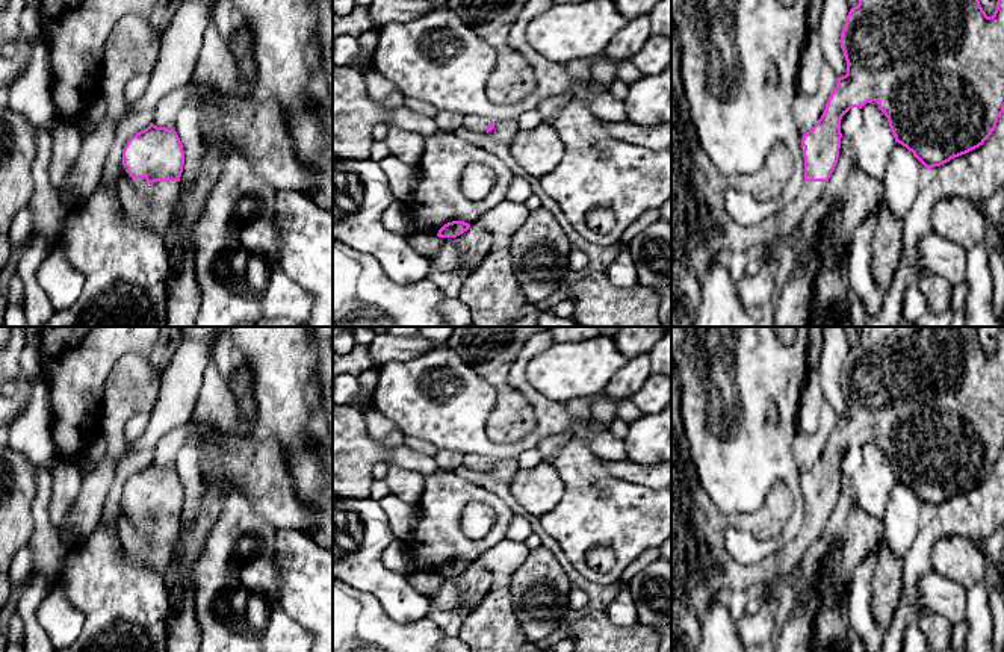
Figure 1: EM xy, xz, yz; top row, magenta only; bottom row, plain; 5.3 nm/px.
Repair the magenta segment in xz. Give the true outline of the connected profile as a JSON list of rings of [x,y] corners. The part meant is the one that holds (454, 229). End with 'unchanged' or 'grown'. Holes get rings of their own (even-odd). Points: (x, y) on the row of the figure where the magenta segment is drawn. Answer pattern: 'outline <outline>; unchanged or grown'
outline [[[452,221],[452,222],[448,222],[445,224],[437,236],[438,238],[457,238],[460,234],[463,234],[464,231],[467,231],[470,227],[470,224],[464,222],[464,221]]]; unchanged

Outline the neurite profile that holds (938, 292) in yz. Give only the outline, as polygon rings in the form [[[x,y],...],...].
[[[931,272],[918,275],[918,287],[927,300],[927,310],[944,313],[951,309],[951,284]]]

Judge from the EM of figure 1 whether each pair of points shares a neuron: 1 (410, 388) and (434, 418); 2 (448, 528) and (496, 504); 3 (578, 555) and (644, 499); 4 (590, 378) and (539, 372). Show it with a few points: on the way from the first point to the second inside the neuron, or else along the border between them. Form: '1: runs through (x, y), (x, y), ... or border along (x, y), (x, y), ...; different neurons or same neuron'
1: runs through (418, 395), (433, 410); same neuron
2: runs through (448, 513), (466, 495), (481, 495); same neuron
3: runs through (590, 537), (613, 515), (626, 515); same neuron
4: runs through (578, 372), (551, 372); same neuron

